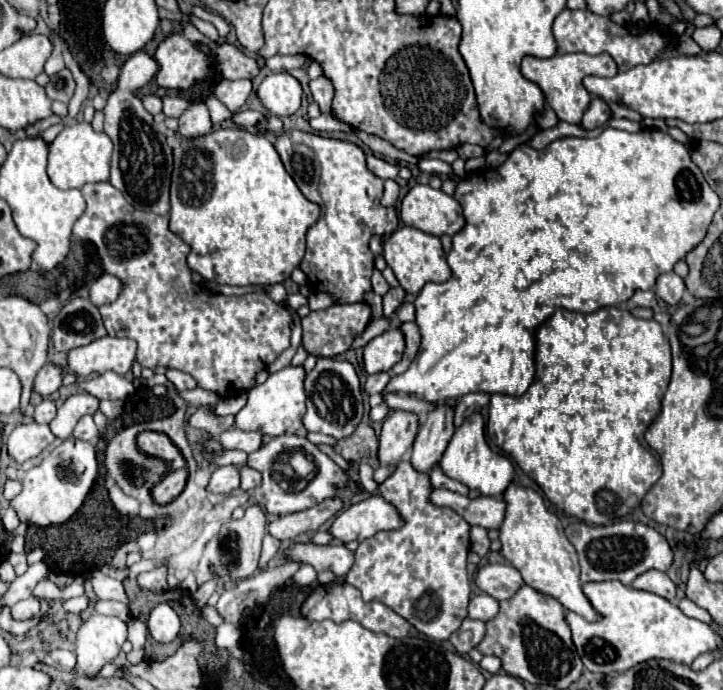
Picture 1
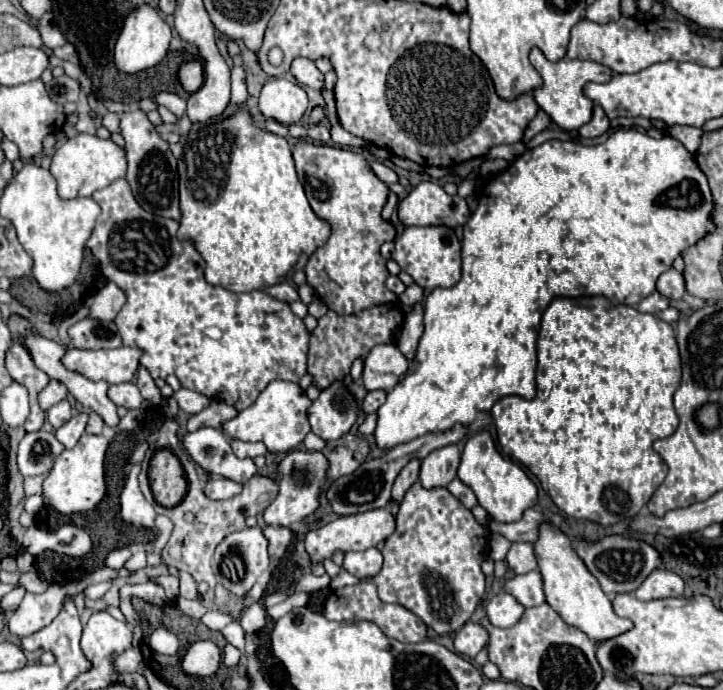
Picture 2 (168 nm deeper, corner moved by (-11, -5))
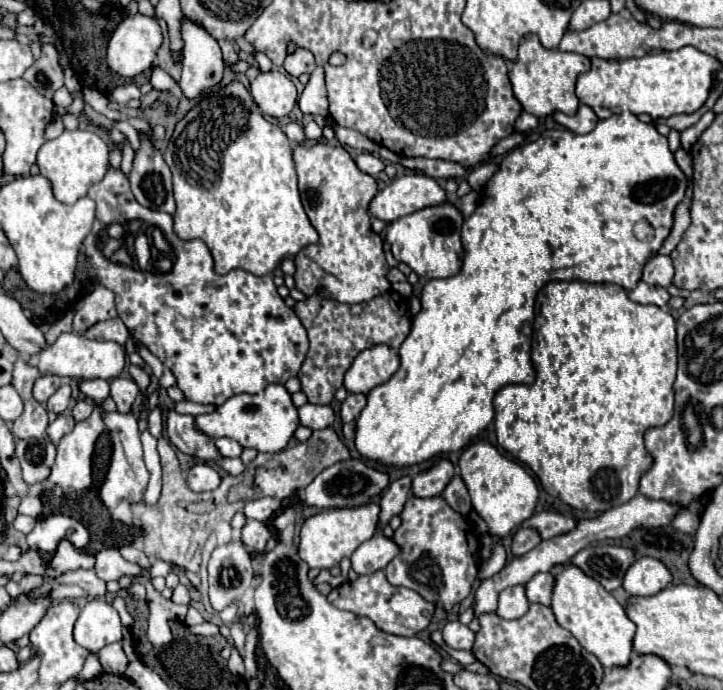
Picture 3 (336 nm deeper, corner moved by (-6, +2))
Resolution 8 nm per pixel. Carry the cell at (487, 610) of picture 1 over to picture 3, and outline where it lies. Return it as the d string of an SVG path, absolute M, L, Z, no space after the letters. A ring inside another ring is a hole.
M514 585L514 587L508 587L500 593L496 613L502 619L518 619L528 611L528 607L530 607L530 601L526 599L524 585Z

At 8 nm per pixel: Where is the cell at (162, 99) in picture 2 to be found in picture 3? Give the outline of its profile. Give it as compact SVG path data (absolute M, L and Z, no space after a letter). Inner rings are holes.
M154 65L152 67L150 83L152 83L152 87L156 87L160 91L174 91L174 87L176 87L176 81L160 65Z

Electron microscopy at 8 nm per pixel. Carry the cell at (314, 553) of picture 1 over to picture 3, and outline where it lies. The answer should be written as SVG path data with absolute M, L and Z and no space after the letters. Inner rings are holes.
M376 533L372 539L362 543L352 553L352 569L360 575L374 573L378 569L384 569L396 555L400 553L400 547L394 543L394 539L384 537L382 533Z

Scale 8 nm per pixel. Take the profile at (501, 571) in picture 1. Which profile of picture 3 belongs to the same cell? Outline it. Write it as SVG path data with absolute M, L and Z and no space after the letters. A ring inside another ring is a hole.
M538 573L532 577L532 581L526 583L526 597L530 603L550 605L552 587L554 587L554 575L552 573Z

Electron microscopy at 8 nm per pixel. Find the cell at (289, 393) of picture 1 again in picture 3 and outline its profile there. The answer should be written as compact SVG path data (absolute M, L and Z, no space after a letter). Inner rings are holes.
M270 385L266 387L262 397L246 393L230 397L224 405L216 407L212 413L196 415L194 425L198 431L202 431L212 439L230 437L236 439L242 447L250 447L262 453L278 453L288 445L300 423L298 423L298 411L292 405L290 393L284 389L284 385Z

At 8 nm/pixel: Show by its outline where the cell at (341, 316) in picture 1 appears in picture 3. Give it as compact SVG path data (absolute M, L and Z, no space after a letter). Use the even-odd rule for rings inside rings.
M388 291L360 305L344 305L316 293L302 301L296 301L294 311L302 321L304 329L308 331L308 339L310 339L310 349L306 361L302 363L298 379L302 383L302 393L314 405L332 403L334 393L342 387L344 373L348 371L348 367L352 365L354 357L360 351L382 343L392 349L398 349L406 339L406 335L410 333L410 325L412 325L408 299L396 291Z

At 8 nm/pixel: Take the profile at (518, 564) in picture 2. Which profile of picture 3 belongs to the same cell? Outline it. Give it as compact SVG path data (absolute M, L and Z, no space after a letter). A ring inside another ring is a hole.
M522 527L516 531L514 539L512 539L512 553L514 555L524 555L530 549L534 549L540 543L540 535L538 531L530 529L530 527Z

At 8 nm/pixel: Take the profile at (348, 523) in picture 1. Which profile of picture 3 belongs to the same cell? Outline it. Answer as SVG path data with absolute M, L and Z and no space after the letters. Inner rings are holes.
M376 503L360 505L360 507L346 507L346 509L330 509L322 511L310 519L304 521L302 533L300 533L300 557L316 569L332 569L338 565L344 557L350 557L358 545L368 541L378 527L378 513L380 507Z

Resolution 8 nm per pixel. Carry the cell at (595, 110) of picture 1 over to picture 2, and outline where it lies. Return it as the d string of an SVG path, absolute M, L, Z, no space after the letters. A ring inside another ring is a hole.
M597 104L595 110L593 110L591 122L587 122L585 126L581 126L581 128L579 128L579 134L581 134L583 138L597 138L597 136L605 134L605 132L609 130L609 126L611 126L611 120L605 116L603 108Z

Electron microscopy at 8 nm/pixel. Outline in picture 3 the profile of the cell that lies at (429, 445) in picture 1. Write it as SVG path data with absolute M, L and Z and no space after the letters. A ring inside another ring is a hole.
M442 459L432 469L424 471L424 473L418 473L414 477L414 481L412 481L412 493L416 497L442 495L442 491L450 483L452 475L454 475L454 465L448 459Z

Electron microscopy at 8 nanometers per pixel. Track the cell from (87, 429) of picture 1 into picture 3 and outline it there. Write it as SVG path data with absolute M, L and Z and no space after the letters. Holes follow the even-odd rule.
M78 401L78 403L74 405L74 409L72 409L72 417L74 417L76 421L84 421L84 419L88 419L90 413L92 413L92 405L86 403L86 401Z

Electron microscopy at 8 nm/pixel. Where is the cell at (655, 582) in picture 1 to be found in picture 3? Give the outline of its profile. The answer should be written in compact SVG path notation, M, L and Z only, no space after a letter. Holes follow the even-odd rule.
M642 557L628 567L622 587L628 595L648 597L648 595L656 595L670 583L672 583L672 573L666 569L662 561L654 557Z

